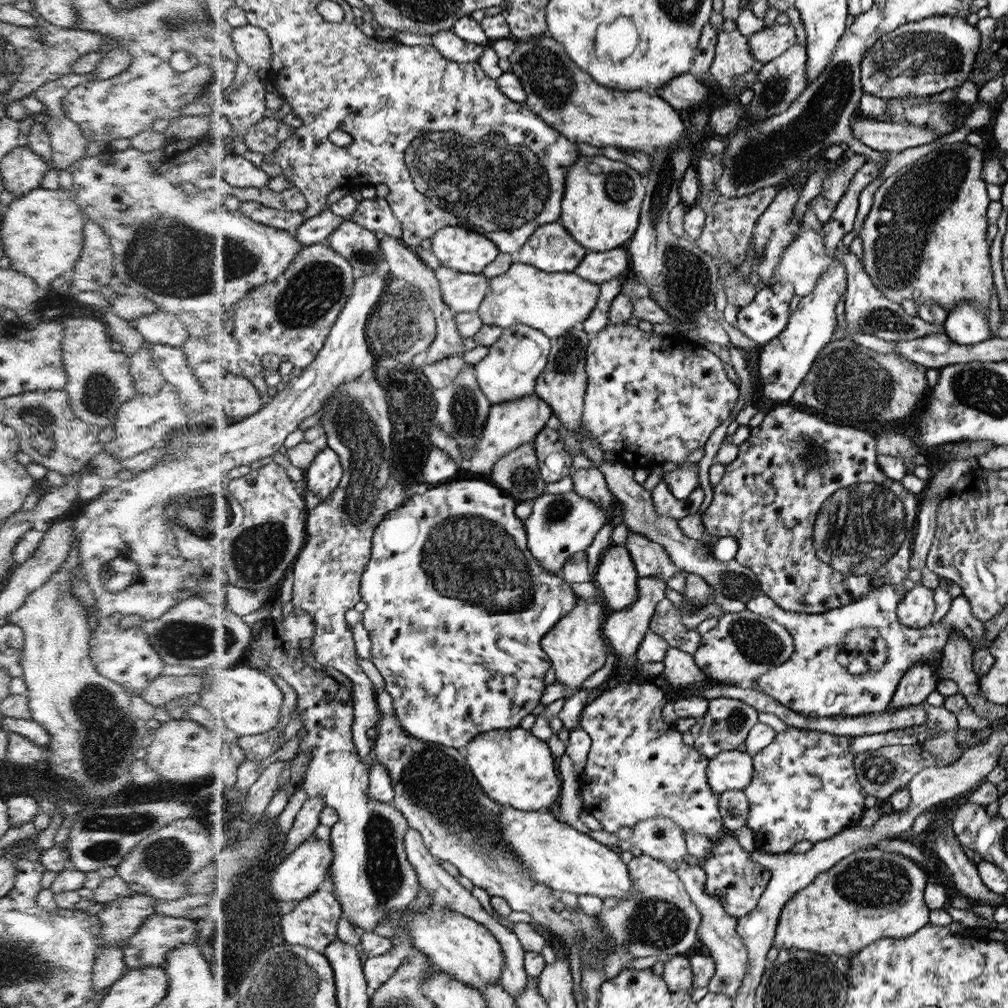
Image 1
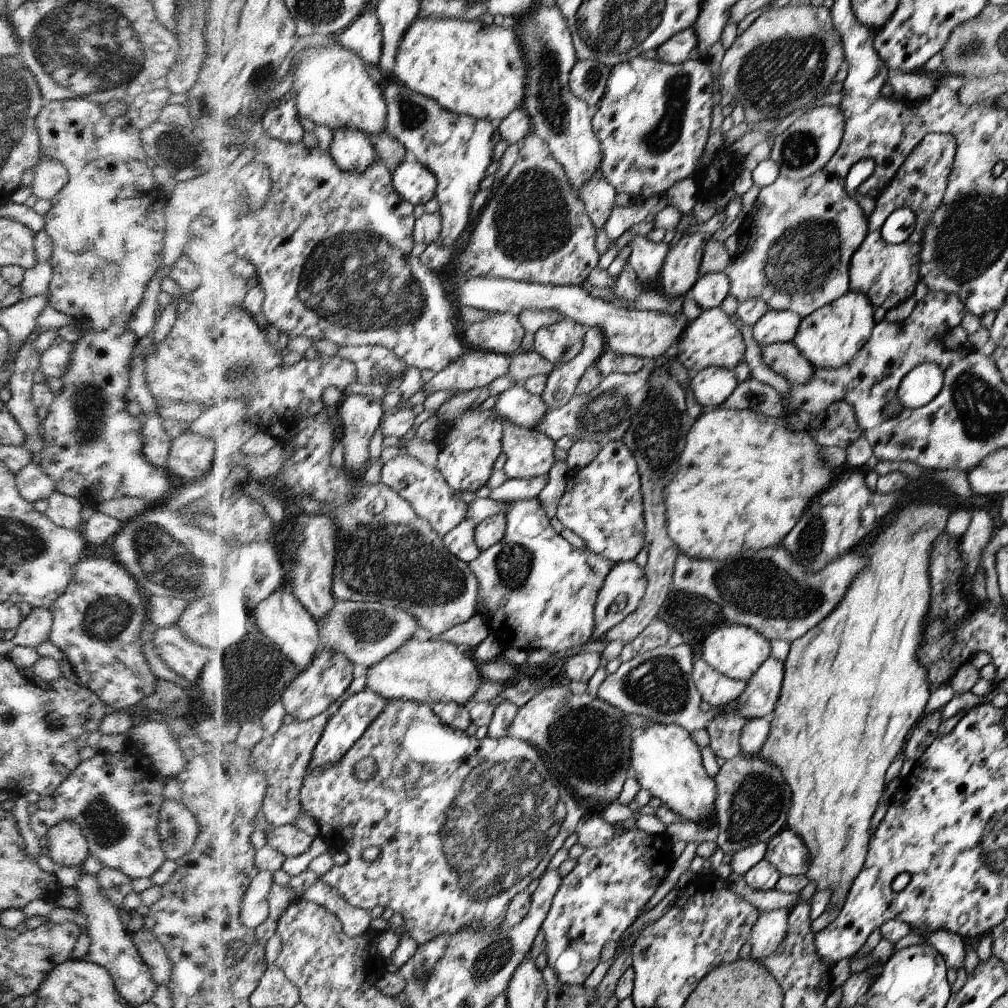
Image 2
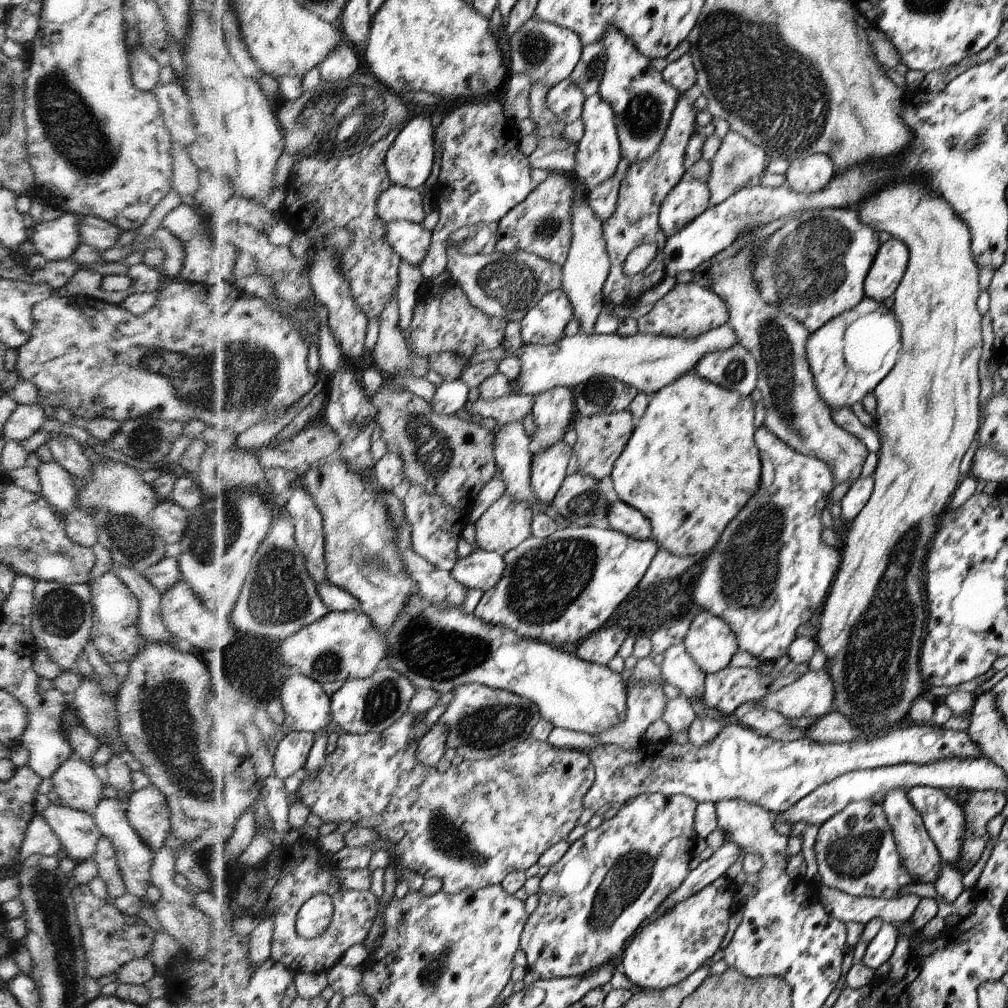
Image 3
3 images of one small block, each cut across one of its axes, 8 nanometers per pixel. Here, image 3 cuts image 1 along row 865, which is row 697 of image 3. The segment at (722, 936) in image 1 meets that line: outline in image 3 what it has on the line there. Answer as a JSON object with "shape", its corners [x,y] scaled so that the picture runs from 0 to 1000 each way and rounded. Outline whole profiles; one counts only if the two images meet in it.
{"shape":[[[669,639],[659,646],[656,669],[662,679],[674,684],[674,690],[696,694],[699,686],[700,669],[683,649],[681,641]]]}

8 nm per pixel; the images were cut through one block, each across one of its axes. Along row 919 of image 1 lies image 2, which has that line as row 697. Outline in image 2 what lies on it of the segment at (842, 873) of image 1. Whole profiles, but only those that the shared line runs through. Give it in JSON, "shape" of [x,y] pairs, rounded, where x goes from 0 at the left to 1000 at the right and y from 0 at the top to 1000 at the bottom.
{"shape":[[[909,498],[909,500],[903,500],[899,504],[896,501],[895,506],[889,510],[889,514],[881,520],[881,524],[867,534],[869,540],[864,540],[863,560],[859,560],[859,565],[847,575],[842,589],[831,599],[825,610],[815,615],[806,626],[800,627],[794,634],[785,637],[779,655],[776,683],[772,696],[770,696],[766,706],[766,725],[762,736],[752,746],[752,750],[774,762],[778,774],[785,782],[785,798],[780,820],[787,822],[799,834],[800,841],[803,841],[803,864],[800,865],[800,871],[803,875],[810,876],[810,885],[824,884],[823,895],[819,903],[832,897],[837,899],[851,867],[857,861],[861,835],[863,835],[863,812],[867,810],[867,806],[871,802],[871,796],[873,796],[873,790],[875,790],[875,784],[877,784],[877,768],[883,762],[885,754],[895,744],[901,726],[907,722],[909,714],[913,714],[913,710],[917,708],[917,700],[919,700],[921,690],[924,688],[921,664],[913,659],[911,647],[914,647],[915,639],[918,639],[919,615],[925,598],[926,582],[923,575],[923,550],[925,550],[925,544],[927,544],[925,538],[938,527],[940,512],[942,512],[942,508],[935,506],[935,502],[931,500]]]}

